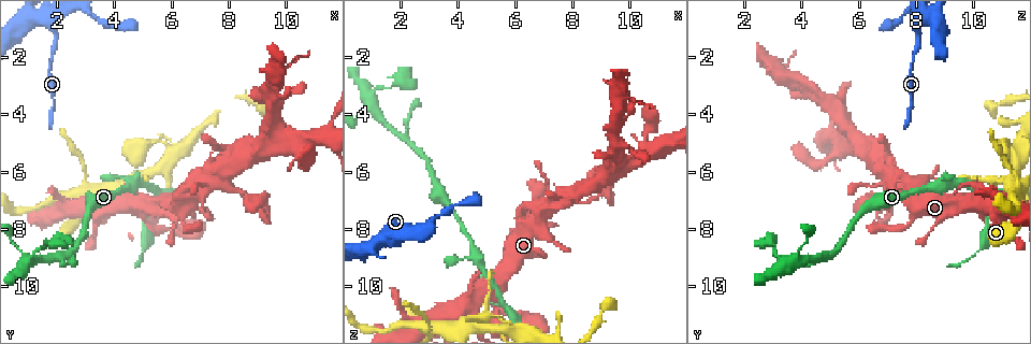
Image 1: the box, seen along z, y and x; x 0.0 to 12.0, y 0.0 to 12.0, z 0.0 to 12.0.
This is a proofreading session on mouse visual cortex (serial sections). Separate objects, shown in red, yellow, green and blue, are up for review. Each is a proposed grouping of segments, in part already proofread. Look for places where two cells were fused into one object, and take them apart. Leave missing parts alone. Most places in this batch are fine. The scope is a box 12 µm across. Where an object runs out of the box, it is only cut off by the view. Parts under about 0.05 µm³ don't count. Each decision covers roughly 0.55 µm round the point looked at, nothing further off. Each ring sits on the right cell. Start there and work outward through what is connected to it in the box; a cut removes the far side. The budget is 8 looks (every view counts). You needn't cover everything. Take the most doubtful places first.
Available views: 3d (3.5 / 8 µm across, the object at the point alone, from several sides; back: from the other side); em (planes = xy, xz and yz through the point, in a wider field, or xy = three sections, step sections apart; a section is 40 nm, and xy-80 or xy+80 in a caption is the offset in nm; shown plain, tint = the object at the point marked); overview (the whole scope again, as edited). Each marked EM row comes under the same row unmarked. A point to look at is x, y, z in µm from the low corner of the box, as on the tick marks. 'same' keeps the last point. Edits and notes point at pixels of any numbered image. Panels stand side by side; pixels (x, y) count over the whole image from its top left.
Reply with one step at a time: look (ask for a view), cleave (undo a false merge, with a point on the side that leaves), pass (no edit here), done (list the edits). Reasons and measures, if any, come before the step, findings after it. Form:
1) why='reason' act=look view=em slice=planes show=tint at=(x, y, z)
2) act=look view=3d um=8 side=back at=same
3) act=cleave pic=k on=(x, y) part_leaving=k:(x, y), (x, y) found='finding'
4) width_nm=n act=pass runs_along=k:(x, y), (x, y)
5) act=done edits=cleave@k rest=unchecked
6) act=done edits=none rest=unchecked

why='calibre changes' act=look view=3d um=3.5 at=(4.6, 6.4, 9.0)

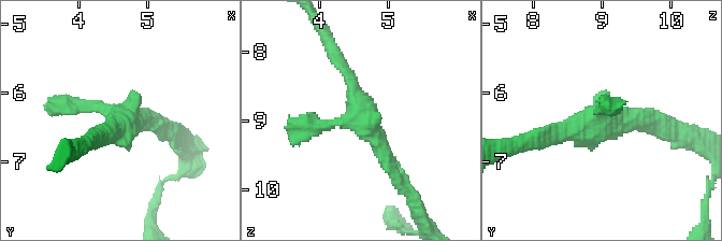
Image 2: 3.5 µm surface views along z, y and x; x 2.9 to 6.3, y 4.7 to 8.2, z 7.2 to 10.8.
act=pass runs_along=2:(340, 60), (399, 176) found='all the same cell'

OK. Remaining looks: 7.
why='a fork' act=look view=3d um=3.5 side=back at=(2.2, 9.0, 4.8)

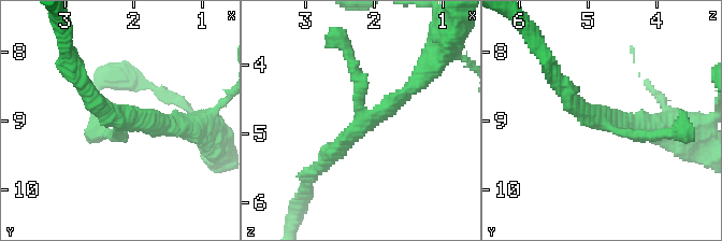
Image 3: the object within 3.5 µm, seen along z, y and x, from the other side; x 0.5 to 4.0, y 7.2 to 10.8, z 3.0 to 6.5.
act=pass found='continuous, no second cell'

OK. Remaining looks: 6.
why='looks like a crossing' act=look view=3d um=8 at=(1.0, 9.0, 3.5)

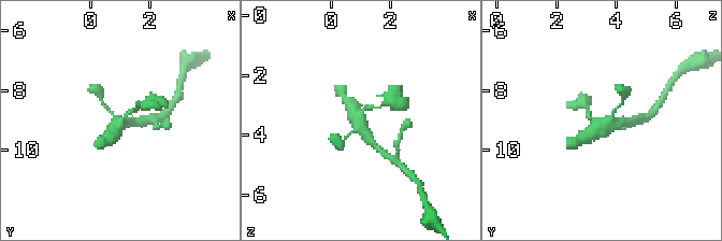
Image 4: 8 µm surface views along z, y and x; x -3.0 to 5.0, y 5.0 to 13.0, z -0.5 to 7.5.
why='zoom in' act=look view=3d um=3.5 at=(0.9, 9.1, 3.5)

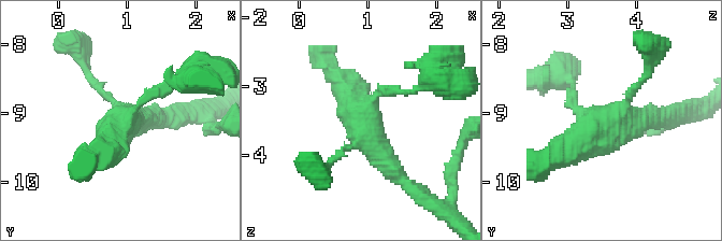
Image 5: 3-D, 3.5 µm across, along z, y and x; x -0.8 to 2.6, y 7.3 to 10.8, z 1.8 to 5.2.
arms=4 arm_widths_nm=100,150,300,400 why='need the tissue' act=look view=em slice=xy step=2 show=tint at=(1.00, 9.10, 3.50)

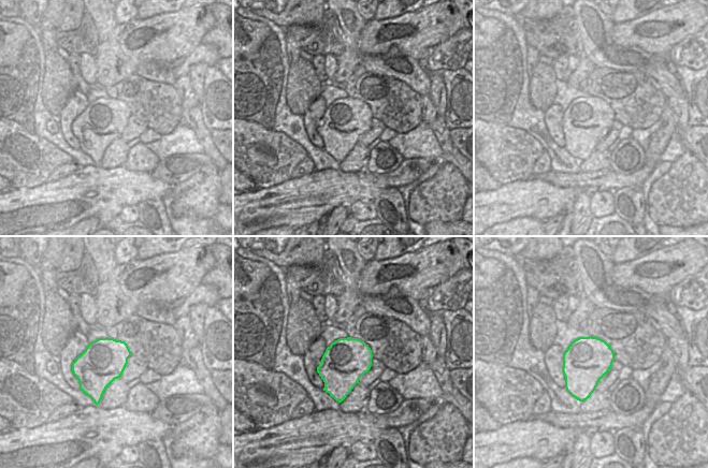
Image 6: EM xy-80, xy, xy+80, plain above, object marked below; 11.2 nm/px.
act=pass runs_along=5:(659, 119), (588, 119), (571, 107), (574, 83) found='all the same cell'

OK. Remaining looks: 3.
act=done edits=none rest=unchecked

